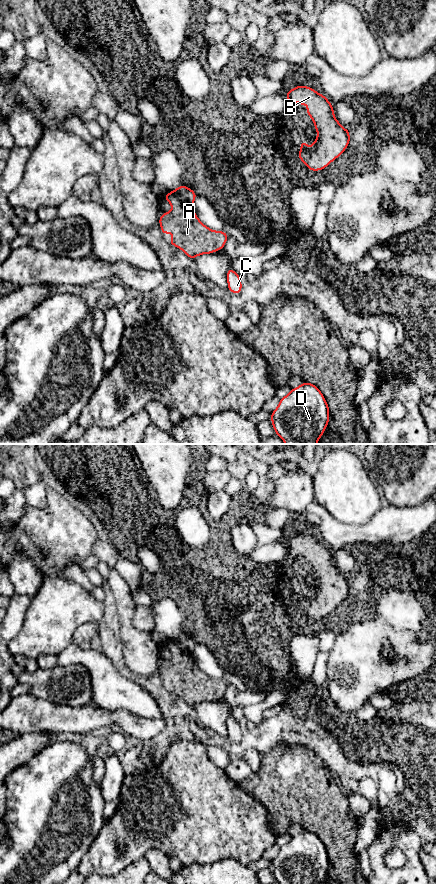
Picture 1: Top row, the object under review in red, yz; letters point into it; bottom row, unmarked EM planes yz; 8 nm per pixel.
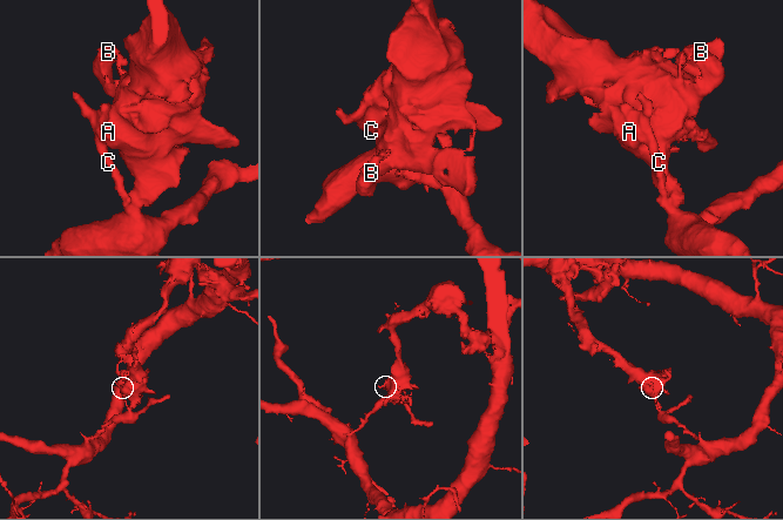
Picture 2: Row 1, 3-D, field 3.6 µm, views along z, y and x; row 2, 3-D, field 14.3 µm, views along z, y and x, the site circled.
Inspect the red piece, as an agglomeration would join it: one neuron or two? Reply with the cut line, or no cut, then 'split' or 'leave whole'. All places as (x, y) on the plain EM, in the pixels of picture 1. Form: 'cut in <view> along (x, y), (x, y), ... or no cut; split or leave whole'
cut in yz along (172, 639), (192, 656); split

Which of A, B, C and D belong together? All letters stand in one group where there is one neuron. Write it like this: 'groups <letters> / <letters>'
groups A B / C D

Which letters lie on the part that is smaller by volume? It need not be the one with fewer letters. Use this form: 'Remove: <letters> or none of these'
Remove: A, B

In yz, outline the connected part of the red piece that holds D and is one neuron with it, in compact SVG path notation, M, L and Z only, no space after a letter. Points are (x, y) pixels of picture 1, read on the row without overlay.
M303 830L280 847L270 868L278 884L322 884L329 864L329 854L319 836Z

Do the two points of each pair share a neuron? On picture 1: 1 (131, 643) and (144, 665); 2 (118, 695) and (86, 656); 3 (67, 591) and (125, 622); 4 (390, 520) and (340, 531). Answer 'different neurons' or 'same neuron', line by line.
1: same neuron
2: same neuron
3: different neurons
4: same neuron

